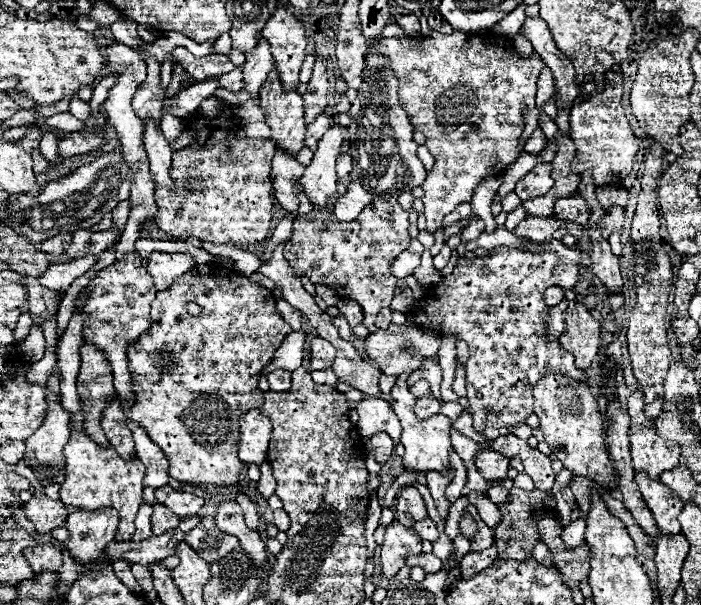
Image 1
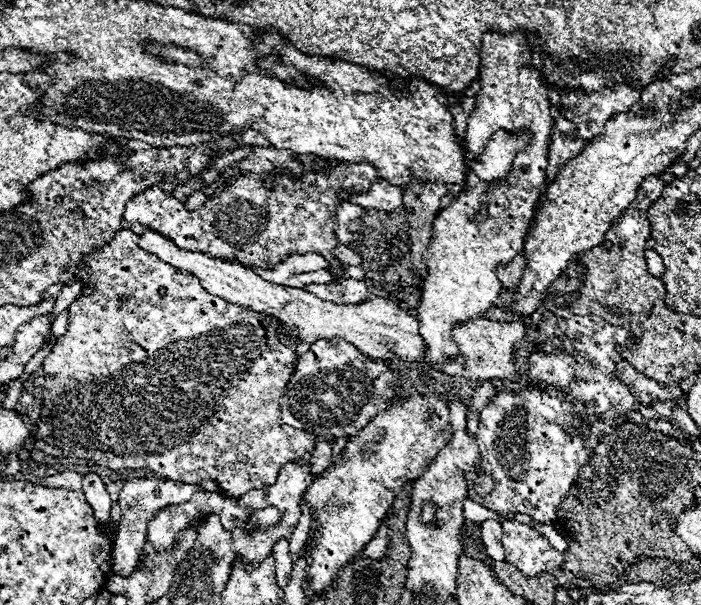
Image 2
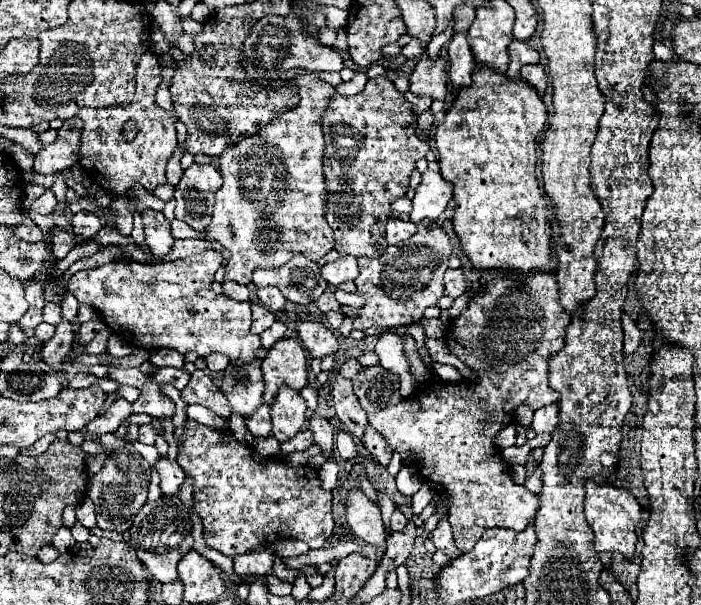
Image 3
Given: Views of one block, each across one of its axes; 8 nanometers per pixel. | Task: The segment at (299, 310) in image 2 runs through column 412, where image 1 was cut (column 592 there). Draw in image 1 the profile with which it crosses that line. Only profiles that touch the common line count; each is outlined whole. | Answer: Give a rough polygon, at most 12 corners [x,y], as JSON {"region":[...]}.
{"region":[[570,302],[558,344],[586,370],[600,348],[600,324]]}

